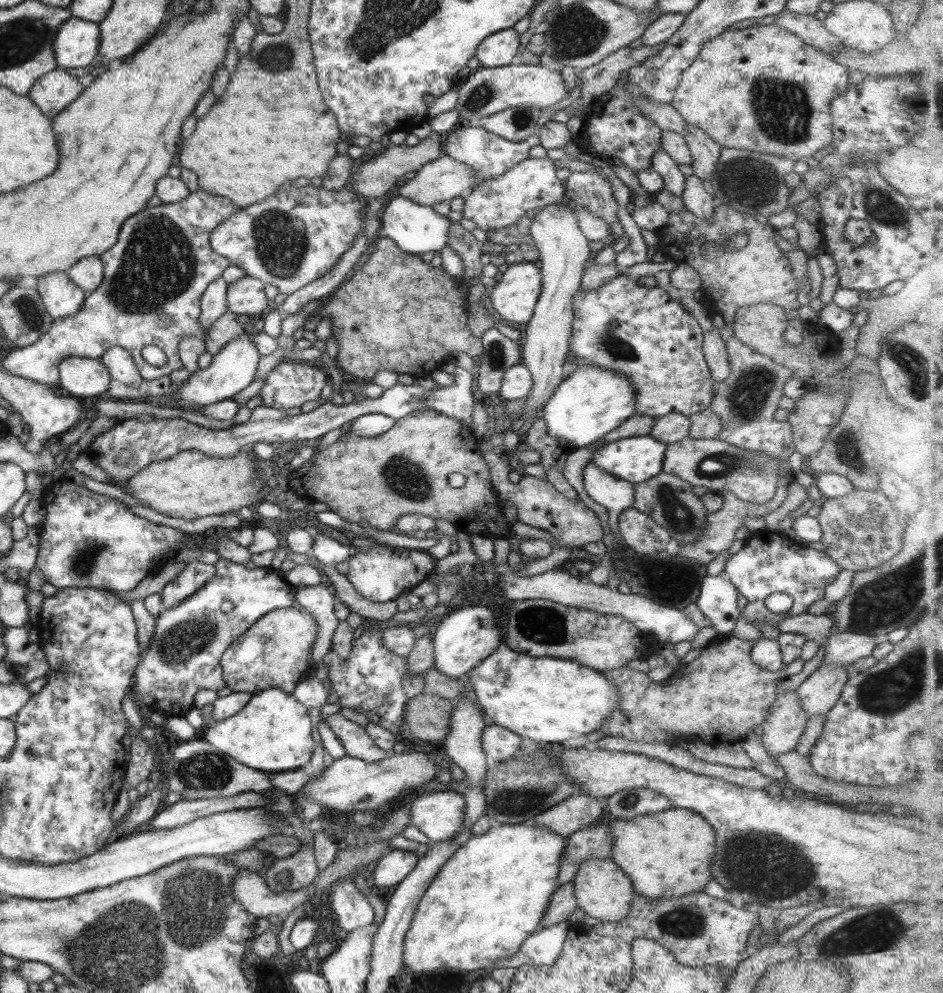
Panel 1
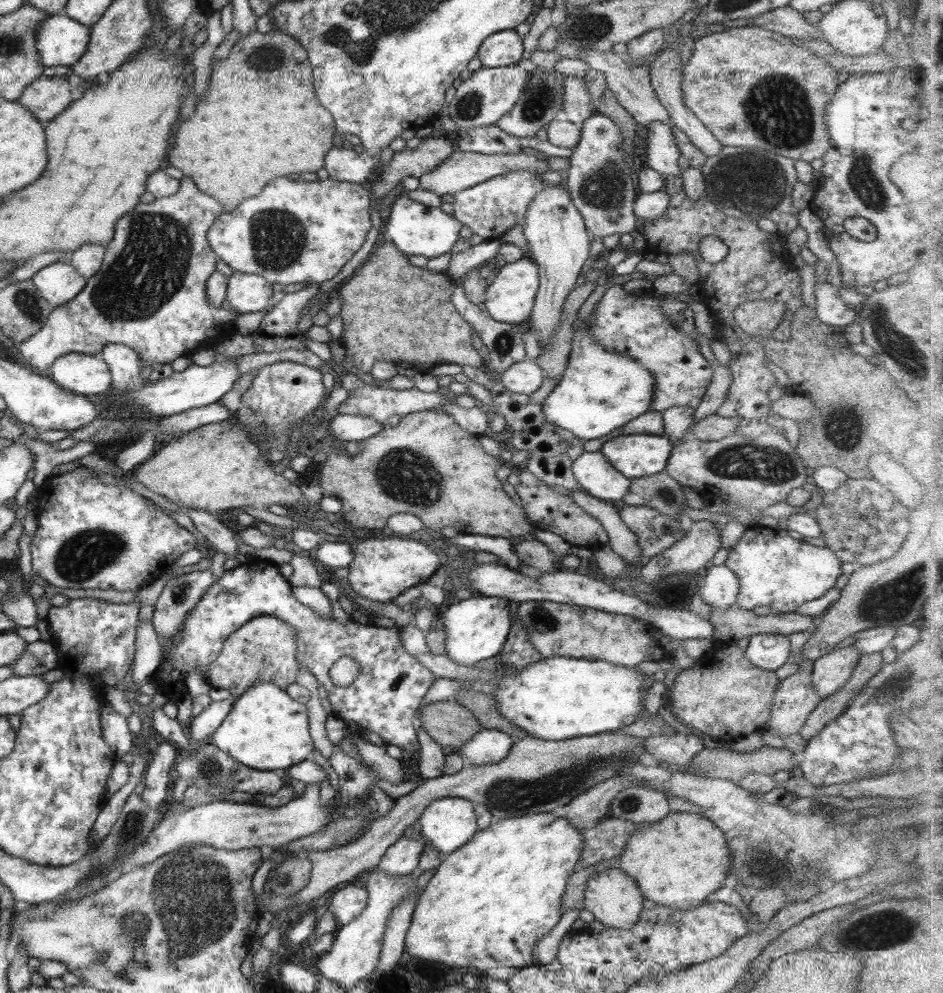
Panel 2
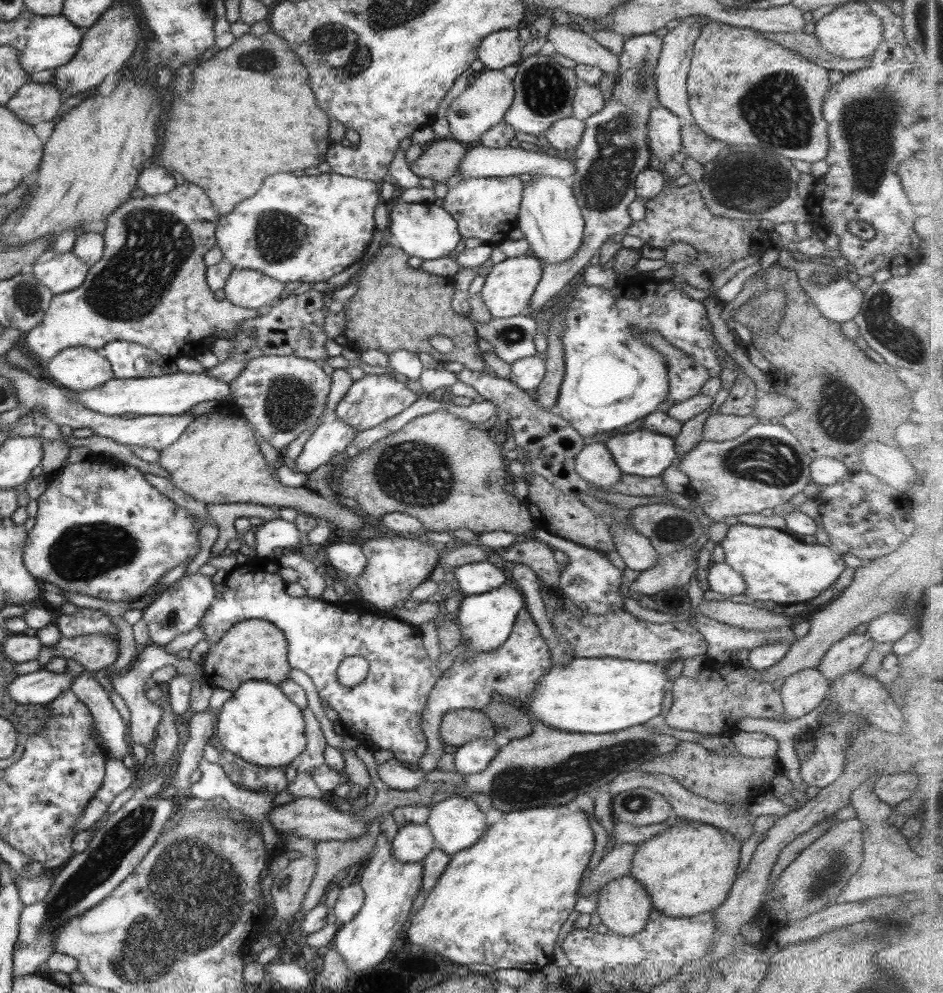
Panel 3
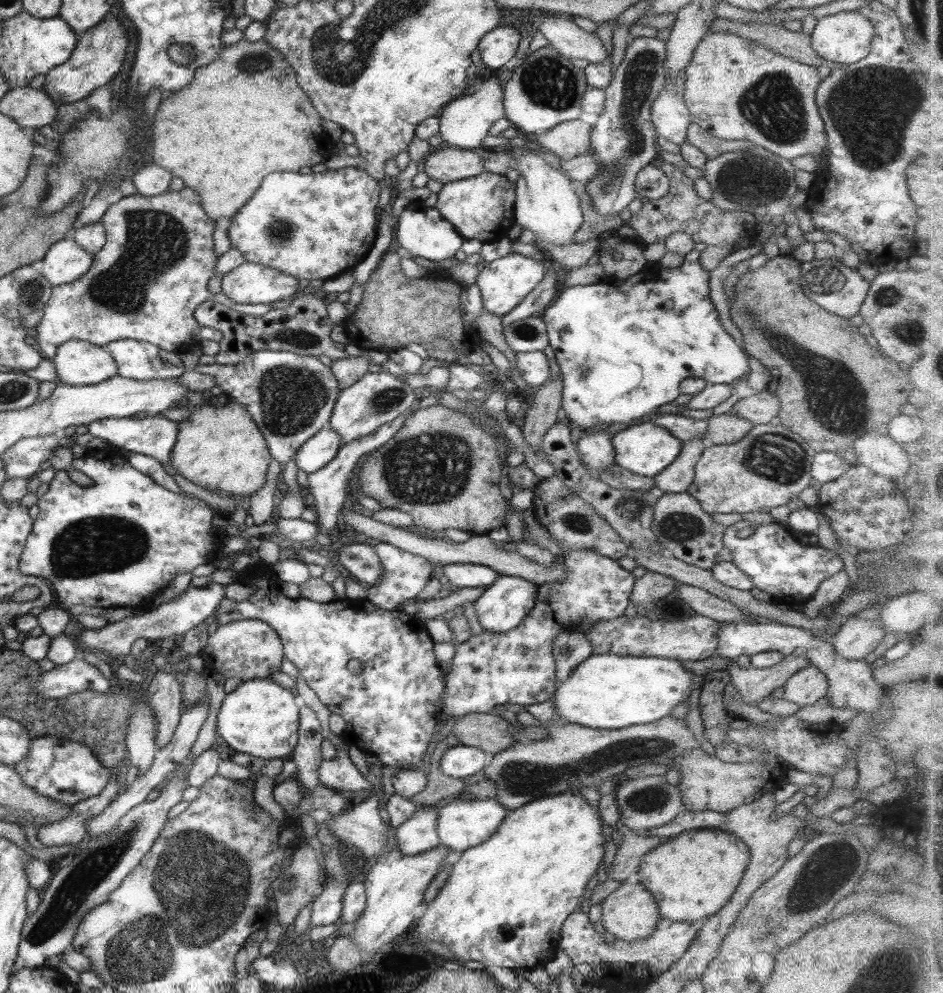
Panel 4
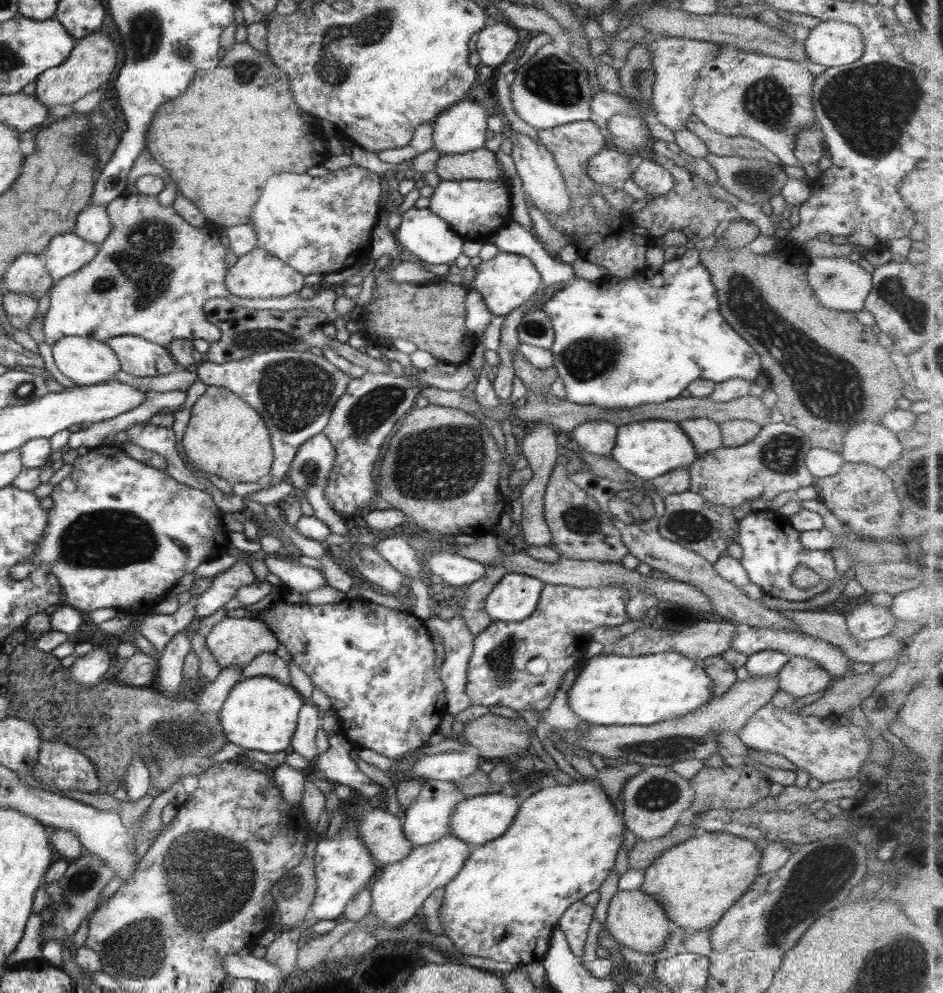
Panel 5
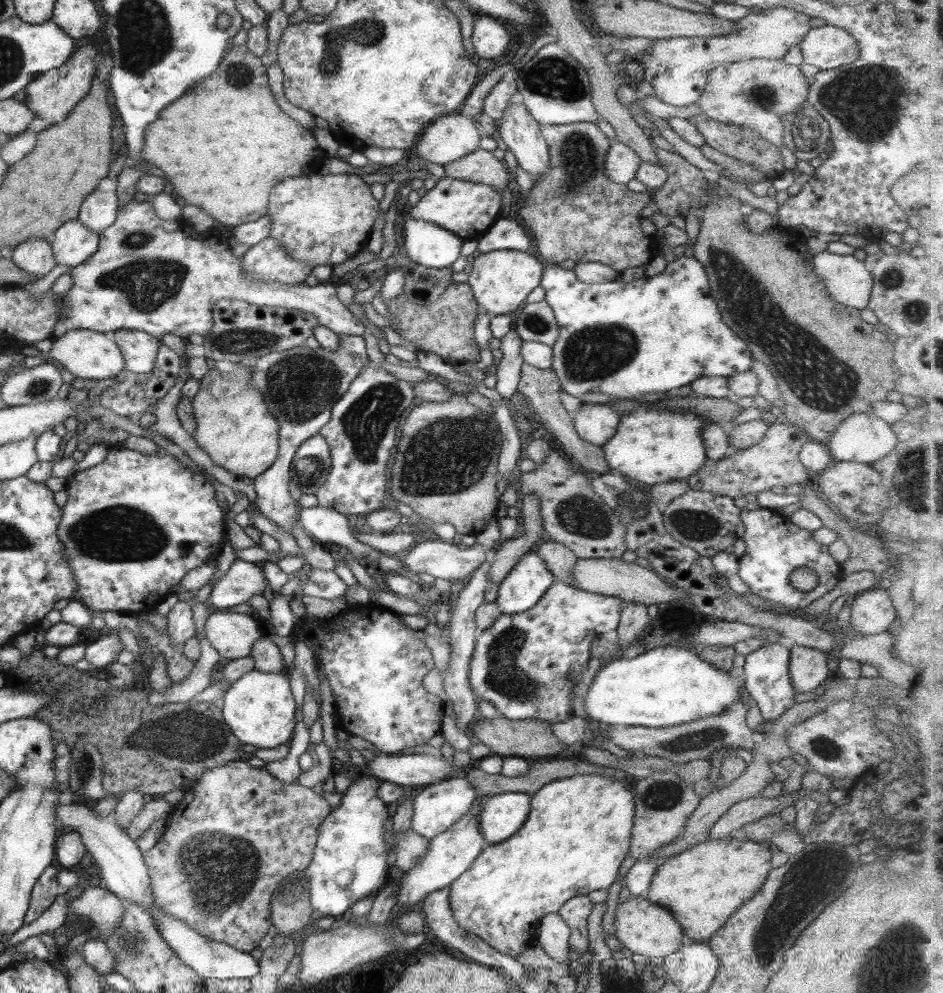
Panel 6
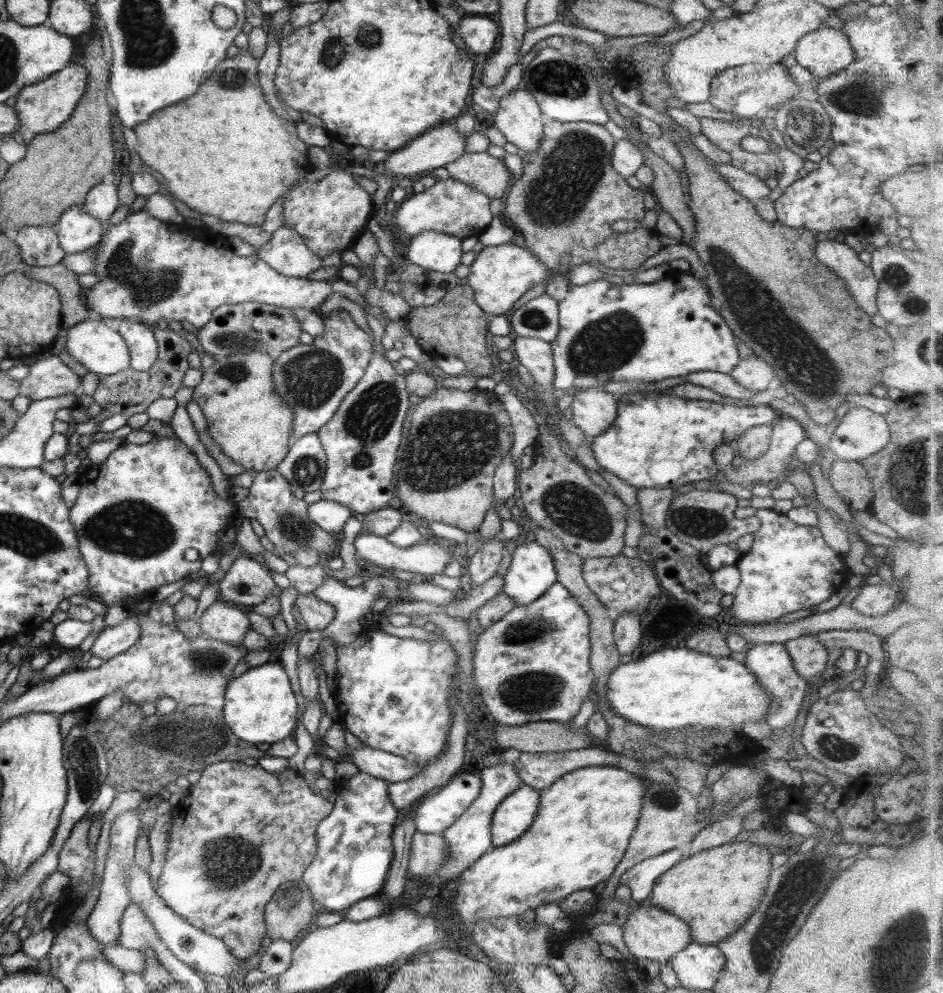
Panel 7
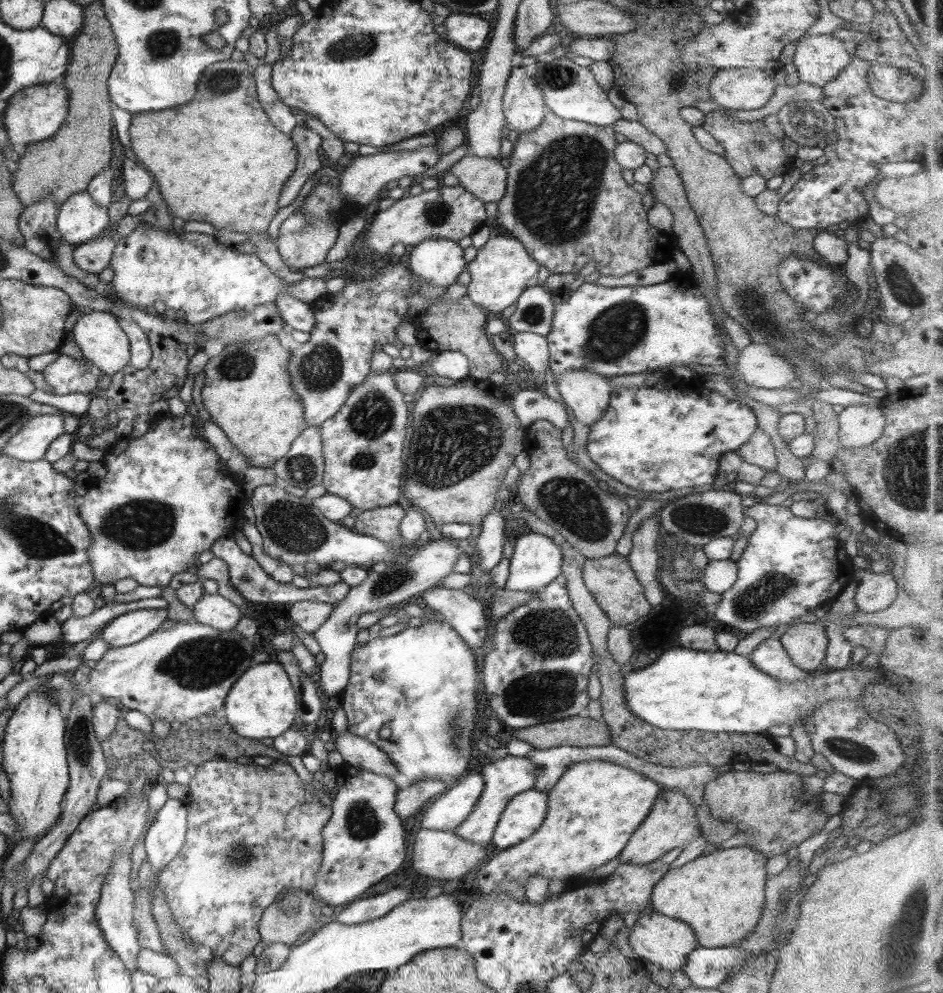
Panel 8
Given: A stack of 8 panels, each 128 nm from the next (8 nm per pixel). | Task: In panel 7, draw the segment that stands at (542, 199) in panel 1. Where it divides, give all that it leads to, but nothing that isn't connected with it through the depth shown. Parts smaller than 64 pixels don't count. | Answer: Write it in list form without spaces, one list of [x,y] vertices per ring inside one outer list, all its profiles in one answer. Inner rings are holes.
[[[437,179],[431,187],[422,192],[408,195],[399,204],[388,223],[388,228],[399,228],[405,235],[415,237],[425,230],[448,234],[460,239],[479,236],[492,219],[489,211],[490,198],[455,179]]]

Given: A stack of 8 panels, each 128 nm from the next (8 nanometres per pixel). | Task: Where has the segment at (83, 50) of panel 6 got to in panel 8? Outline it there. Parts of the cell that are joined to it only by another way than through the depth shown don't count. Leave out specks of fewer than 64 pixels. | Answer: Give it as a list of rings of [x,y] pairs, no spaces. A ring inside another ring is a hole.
[[[41,83],[27,89],[20,90],[6,100],[6,106],[1,112],[4,115],[4,130],[7,142],[26,144],[44,141],[60,130],[65,121],[67,89],[63,83]]]

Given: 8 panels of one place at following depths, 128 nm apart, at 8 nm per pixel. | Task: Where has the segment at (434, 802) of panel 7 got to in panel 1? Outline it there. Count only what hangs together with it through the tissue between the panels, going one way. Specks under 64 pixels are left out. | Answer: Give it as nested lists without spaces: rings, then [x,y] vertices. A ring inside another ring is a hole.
[[[399,850],[389,851],[376,861],[373,883],[379,890],[392,890],[415,867],[415,854]]]

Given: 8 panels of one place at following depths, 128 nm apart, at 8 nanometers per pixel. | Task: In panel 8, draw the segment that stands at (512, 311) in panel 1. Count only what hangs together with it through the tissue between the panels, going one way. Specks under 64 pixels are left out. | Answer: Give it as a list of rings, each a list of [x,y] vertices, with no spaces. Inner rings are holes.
[[[505,233],[489,236],[487,241],[476,250],[475,257],[466,263],[466,269],[470,275],[466,295],[473,304],[498,315],[504,308],[511,306],[525,288],[543,286],[545,279],[550,275],[545,266],[537,264],[527,254],[525,247],[517,239]]]

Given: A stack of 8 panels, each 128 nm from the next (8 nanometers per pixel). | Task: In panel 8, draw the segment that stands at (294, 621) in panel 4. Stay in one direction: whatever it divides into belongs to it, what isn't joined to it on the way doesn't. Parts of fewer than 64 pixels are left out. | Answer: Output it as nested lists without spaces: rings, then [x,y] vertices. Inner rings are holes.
[[[430,612],[429,616],[425,616],[419,626],[405,627],[402,631],[390,635],[387,637],[378,637],[376,635],[369,638],[368,641],[357,644],[352,650],[351,658],[349,661],[349,678],[345,688],[339,694],[339,704],[344,710],[347,728],[349,732],[361,736],[374,744],[383,754],[389,757],[389,760],[393,762],[393,765],[397,767],[397,772],[407,777],[407,780],[411,780],[411,783],[423,779],[441,779],[445,782],[446,788],[450,788],[454,782],[457,782],[464,774],[468,772],[468,762],[471,753],[471,734],[474,728],[475,718],[475,702],[476,692],[475,686],[477,681],[476,665],[471,648],[463,642],[463,639],[454,632],[453,628],[443,621],[437,620],[433,616],[435,612]]]

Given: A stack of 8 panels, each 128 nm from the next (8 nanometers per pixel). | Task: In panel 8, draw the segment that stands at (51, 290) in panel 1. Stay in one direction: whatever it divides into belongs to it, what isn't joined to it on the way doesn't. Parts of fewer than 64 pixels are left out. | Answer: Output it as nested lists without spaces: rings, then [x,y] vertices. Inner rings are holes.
[[[86,190],[69,194],[58,206],[56,229],[69,246],[95,238],[108,222],[108,206],[99,206]]]

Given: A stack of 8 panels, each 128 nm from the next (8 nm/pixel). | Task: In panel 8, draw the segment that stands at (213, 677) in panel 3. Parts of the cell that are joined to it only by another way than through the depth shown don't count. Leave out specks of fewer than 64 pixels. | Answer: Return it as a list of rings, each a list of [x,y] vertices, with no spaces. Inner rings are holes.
[[[218,593],[202,594],[191,608],[192,618],[215,630],[231,630],[242,618],[240,610]]]

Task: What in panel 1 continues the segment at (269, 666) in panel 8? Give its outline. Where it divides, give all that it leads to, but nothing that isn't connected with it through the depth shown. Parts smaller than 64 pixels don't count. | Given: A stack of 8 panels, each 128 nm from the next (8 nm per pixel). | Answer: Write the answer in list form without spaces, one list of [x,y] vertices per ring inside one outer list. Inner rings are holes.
[[[267,688],[251,694],[251,698],[245,702],[245,706],[242,706],[241,710],[238,710],[233,716],[208,724],[204,739],[211,746],[217,748],[219,752],[227,754],[247,768],[263,773],[297,770],[309,761],[315,744],[311,737],[311,722],[307,710],[308,708],[299,704],[292,694],[287,694],[277,688]]]

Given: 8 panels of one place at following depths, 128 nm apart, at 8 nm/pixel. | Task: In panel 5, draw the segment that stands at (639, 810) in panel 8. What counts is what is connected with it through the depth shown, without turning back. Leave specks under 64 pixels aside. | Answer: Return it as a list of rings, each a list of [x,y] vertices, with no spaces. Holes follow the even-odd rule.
[[[568,779],[550,782],[534,793],[522,797],[509,829],[504,834],[501,834],[501,837],[485,842],[485,845],[473,847],[469,857],[465,859],[461,871],[443,888],[443,901],[439,905],[439,909],[437,909],[439,924],[441,924],[440,935],[448,938],[461,955],[489,958],[489,960],[495,960],[495,962],[509,962],[512,965],[541,962],[545,952],[548,950],[551,930],[557,926],[556,921],[561,914],[571,906],[572,902],[582,899],[593,890],[598,890],[609,872],[613,870],[617,850],[619,845],[622,845],[623,825],[624,820],[622,816],[617,816],[613,805],[609,802],[609,796],[599,786],[595,786],[587,780],[583,783]]]

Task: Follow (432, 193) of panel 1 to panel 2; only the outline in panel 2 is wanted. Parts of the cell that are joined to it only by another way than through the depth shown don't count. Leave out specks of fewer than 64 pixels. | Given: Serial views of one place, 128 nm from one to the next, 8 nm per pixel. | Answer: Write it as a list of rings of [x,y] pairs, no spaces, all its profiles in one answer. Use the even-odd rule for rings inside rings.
[[[457,150],[453,151],[447,159],[443,159],[443,162],[435,166],[435,169],[431,169],[421,175],[418,178],[418,189],[433,192],[437,196],[443,196],[443,194],[452,195],[478,182],[485,182],[494,176],[518,170],[533,171],[533,173],[542,174],[549,170],[549,166],[547,160],[525,154],[525,151],[517,152],[517,154],[479,154],[479,152],[459,152]]]

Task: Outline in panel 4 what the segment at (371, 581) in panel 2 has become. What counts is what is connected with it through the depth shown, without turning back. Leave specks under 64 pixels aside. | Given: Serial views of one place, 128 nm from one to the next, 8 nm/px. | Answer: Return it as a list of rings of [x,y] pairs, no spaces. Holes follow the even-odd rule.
[[[372,542],[372,547],[383,566],[383,573],[375,581],[375,586],[369,587],[365,600],[380,610],[392,612],[398,610],[403,600],[416,600],[417,594],[423,590],[427,580],[437,574],[434,565],[422,556],[403,551],[389,543]]]

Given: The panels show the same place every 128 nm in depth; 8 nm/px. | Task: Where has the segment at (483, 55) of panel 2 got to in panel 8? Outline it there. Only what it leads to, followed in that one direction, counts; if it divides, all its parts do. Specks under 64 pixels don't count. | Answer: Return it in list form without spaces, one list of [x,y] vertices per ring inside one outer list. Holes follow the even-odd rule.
[[[449,12],[441,26],[444,26],[449,42],[467,52],[479,50],[489,34],[489,24],[478,16]]]

